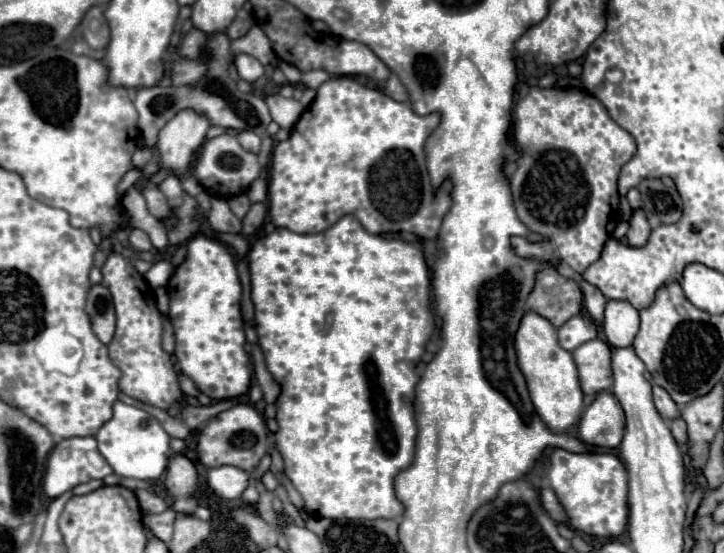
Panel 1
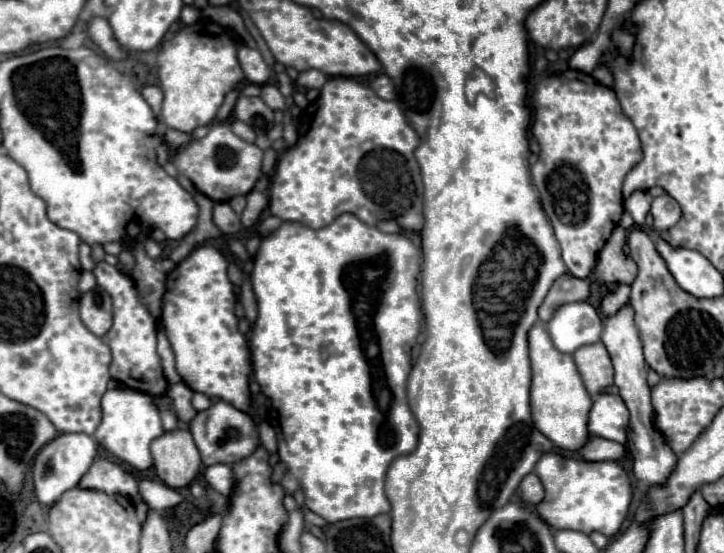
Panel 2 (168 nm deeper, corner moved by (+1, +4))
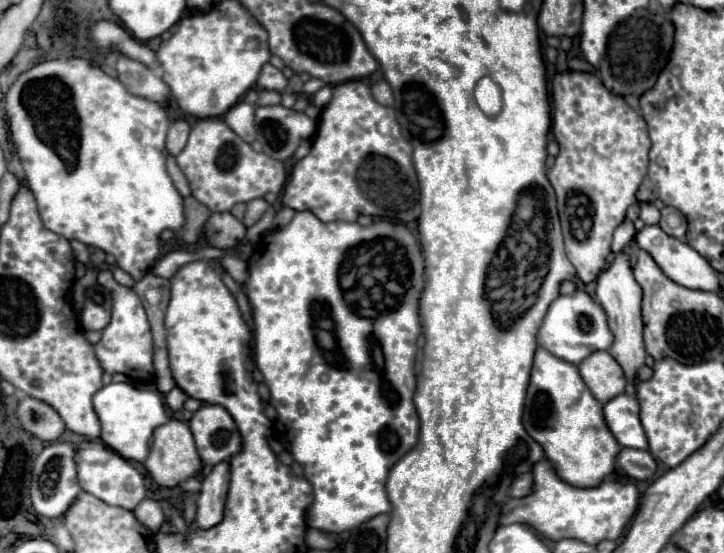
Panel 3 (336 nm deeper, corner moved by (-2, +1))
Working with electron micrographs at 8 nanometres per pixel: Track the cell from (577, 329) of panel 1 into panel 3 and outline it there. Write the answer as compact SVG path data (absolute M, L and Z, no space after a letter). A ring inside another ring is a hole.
M577 290L573 296L559 296L549 306L543 326L539 328L537 342L539 346L547 348L553 356L571 364L579 364L589 354L597 350L607 350L613 342L613 334L607 326L607 316L601 310L601 306L585 290Z

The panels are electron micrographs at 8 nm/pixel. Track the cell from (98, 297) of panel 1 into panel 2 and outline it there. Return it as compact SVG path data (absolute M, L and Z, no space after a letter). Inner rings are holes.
M94 287L80 299L80 319L88 331L102 337L112 323L112 301L106 291Z

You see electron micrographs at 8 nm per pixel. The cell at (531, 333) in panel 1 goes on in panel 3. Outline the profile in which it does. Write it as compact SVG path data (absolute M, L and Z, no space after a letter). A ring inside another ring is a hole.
M541 346L537 348L533 360L523 426L529 436L543 446L545 456L553 462L559 478L567 484L591 488L615 470L615 456L621 446L603 420L603 404L589 394L577 366L561 362L561 358L553 358L553 354L541 350Z

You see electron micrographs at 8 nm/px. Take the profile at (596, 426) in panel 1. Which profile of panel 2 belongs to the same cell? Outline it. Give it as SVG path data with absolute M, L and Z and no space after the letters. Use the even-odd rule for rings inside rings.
M602 393L596 397L590 411L590 433L602 439L610 439L616 443L628 441L630 411L620 395Z

